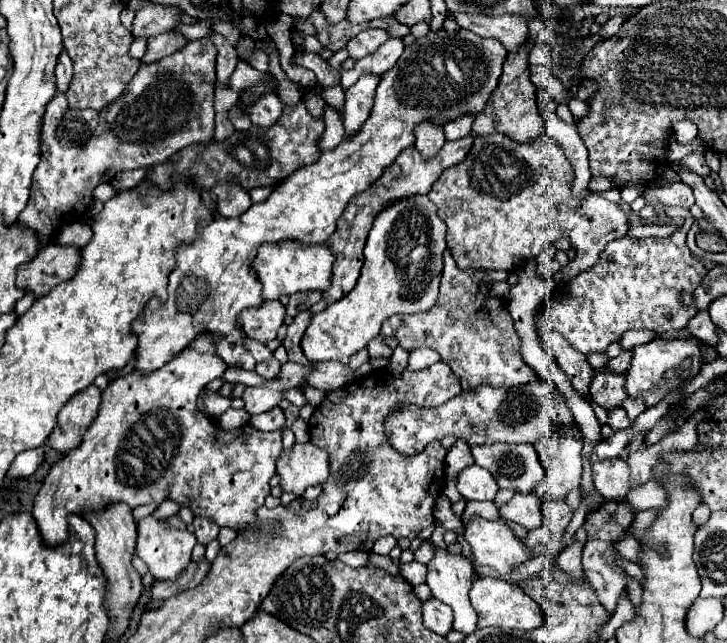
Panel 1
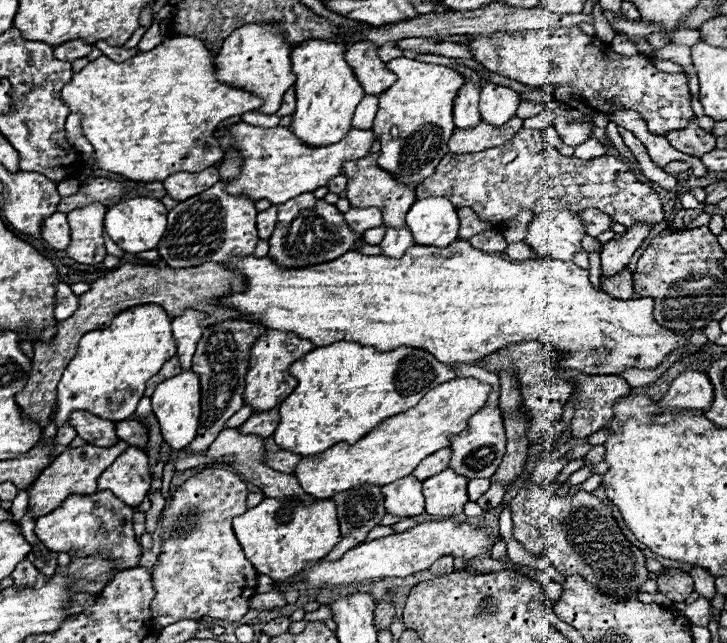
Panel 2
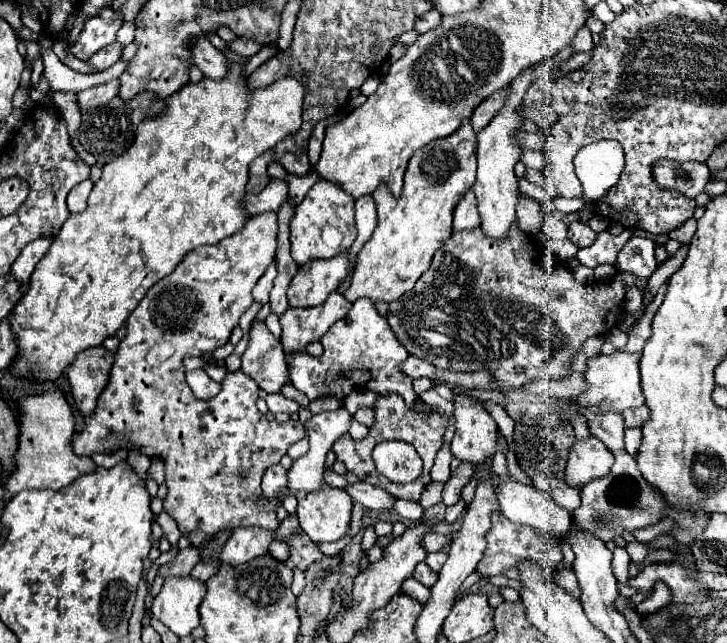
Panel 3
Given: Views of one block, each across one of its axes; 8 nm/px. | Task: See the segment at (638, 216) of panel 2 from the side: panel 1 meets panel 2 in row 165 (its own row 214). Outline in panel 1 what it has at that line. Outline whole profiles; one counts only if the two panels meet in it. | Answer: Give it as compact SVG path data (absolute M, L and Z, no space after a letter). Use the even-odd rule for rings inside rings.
M490 134L490 136L476 136L474 146L470 148L466 160L444 170L444 174L430 188L428 196L438 206L438 216L444 220L448 228L446 242L452 250L452 256L456 258L456 264L462 270L468 268L516 270L526 258L540 256L540 252L548 244L567 237L571 247L578 250L578 256L554 275L556 285L560 286L561 281L568 283L576 274L594 266L600 256L600 250L604 250L608 242L622 238L628 228L628 214L618 204L608 202L594 192L586 194L582 200L576 200L570 194L572 178L574 178L574 170L566 160L562 148L556 144L556 140L550 134L538 138L532 144L518 144L508 136Z

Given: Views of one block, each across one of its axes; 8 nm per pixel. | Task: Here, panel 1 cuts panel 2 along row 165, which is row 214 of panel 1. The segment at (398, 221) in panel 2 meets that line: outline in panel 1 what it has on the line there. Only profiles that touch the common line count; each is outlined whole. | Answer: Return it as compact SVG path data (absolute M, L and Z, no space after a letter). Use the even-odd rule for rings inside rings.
M468 134L460 140L454 140L454 142L446 142L444 148L440 150L438 156L430 158L430 160L424 160L416 148L406 148L404 154L400 154L400 158L396 158L396 162L392 162L392 166L388 166L388 170L384 170L384 174L372 182L372 186L368 186L368 190L364 190L364 194L356 194L356 198L352 198L348 210L344 210L344 214L340 216L340 222L338 222L338 230L336 234L332 234L332 238L328 240L328 246L332 248L332 252L336 254L336 262L334 262L334 276L332 276L332 284L328 290L322 292L322 298L326 302L336 302L340 298L344 298L358 282L358 272L364 264L364 256L362 256L362 250L364 250L364 242L368 238L368 232L372 228L372 222L376 218L376 214L388 206L390 202L394 202L396 198L404 198L404 196L414 196L414 194L426 194L432 184L436 182L436 178L440 178L440 174L444 170L448 170L450 166L462 162L468 154L468 150L472 148L472 142L474 142L474 134Z

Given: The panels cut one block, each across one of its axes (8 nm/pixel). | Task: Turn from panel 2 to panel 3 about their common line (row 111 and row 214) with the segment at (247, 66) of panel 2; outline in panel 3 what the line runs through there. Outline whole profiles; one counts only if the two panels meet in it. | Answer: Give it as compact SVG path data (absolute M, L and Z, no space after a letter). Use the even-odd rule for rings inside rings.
M264 212L252 216L248 226L236 238L226 238L224 242L212 246L200 246L184 256L176 270L162 280L158 280L152 290L142 298L134 312L126 320L126 336L116 350L116 360L112 366L112 376L108 386L98 398L94 414L88 418L84 430L74 436L72 446L80 456L90 456L92 452L106 452L120 446L142 450L146 456L162 456L166 462L166 486L168 496L164 498L164 510L174 516L182 532L190 534L192 546L198 546L208 536L222 528L236 526L280 526L276 514L260 502L260 482L268 466L278 464L286 454L288 446L304 438L304 426L300 422L270 422L256 408L258 384L252 382L242 370L228 372L222 380L222 390L210 400L198 400L184 380L182 360L186 356L200 356L212 353L224 346L230 332L238 326L240 316L254 302L252 288L266 268L274 262L278 234L276 212Z

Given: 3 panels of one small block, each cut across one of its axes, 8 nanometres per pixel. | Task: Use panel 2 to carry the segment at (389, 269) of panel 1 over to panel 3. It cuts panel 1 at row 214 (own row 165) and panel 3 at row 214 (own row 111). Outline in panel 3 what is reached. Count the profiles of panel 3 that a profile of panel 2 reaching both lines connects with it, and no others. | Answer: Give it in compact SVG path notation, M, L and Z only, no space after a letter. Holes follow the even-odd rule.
M466 118L452 136L428 144L424 150L418 150L418 156L410 158L400 198L394 198L384 182L376 188L372 196L376 200L378 226L358 254L356 272L350 288L344 292L348 302L362 296L372 302L392 302L414 288L422 272L428 270L434 252L452 234L450 220L454 206L476 182L476 148L478 138L470 118Z

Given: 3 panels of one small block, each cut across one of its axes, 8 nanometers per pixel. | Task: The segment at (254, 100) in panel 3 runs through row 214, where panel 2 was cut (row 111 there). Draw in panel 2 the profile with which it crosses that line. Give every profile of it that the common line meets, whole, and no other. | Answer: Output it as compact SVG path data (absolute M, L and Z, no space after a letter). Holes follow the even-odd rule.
M178 36L164 40L150 52L138 52L126 62L116 64L100 56L76 72L62 88L62 100L70 112L82 114L82 132L94 146L98 168L134 182L162 182L174 172L200 172L218 164L224 156L212 136L218 124L236 114L256 110L262 100L244 90L216 82L214 58L216 56L208 54L208 48L204 48L204 42L192 36Z

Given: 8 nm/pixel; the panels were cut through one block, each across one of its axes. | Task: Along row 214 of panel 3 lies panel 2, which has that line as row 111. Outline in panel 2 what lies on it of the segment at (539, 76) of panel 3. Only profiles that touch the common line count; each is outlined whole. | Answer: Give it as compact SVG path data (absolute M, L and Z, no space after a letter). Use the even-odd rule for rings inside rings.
M484 84L480 94L480 116L492 126L506 124L520 104L520 94L498 84Z

